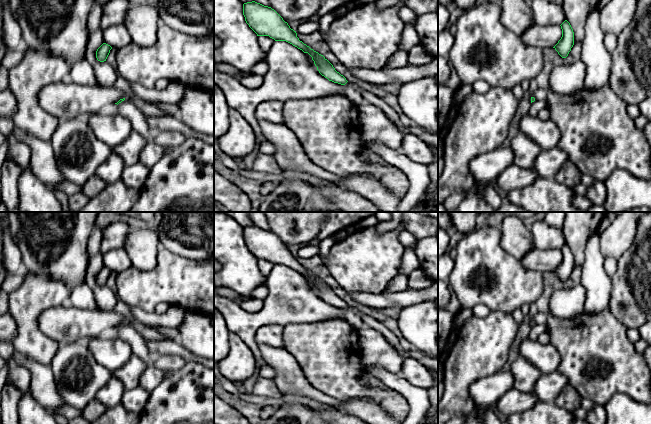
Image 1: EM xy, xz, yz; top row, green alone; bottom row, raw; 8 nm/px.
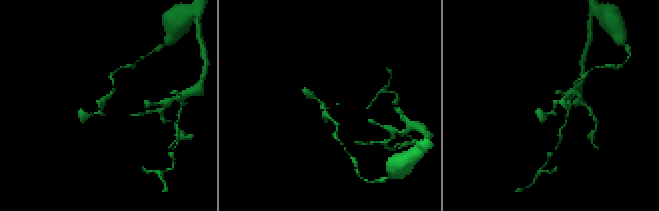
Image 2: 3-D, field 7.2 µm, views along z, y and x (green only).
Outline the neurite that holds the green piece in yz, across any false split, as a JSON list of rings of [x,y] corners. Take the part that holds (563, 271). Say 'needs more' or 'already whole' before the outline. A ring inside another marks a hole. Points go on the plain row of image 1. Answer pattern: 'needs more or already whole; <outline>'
already whole; [[[567,244],[560,250],[562,253],[562,261],[553,272],[562,282],[566,282],[574,269],[574,256]]]

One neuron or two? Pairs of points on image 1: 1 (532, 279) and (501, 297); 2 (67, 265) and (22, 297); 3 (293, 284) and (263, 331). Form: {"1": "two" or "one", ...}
{"1": "one", "2": "two", "3": "two"}

